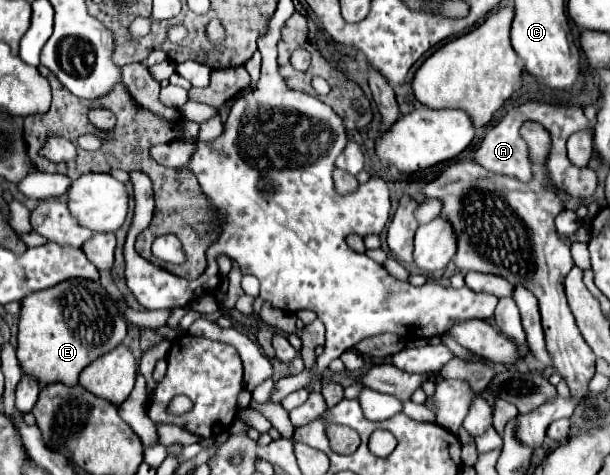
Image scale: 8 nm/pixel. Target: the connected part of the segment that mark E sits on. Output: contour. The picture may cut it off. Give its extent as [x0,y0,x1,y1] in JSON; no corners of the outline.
[17,279,127,387]

